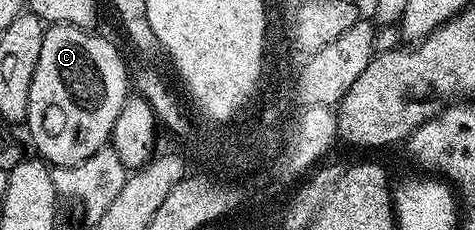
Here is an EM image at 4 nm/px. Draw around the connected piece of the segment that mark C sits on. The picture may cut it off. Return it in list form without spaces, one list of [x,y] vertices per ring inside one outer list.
[[[49,24],[44,31],[42,51],[38,55],[38,67],[34,67],[34,79],[30,83],[30,103],[26,128],[36,144],[41,158],[49,166],[65,166],[82,163],[95,152],[107,146],[113,136],[116,120],[125,101],[130,97],[130,75],[120,58],[120,53],[96,31],[79,29],[77,25]]]

